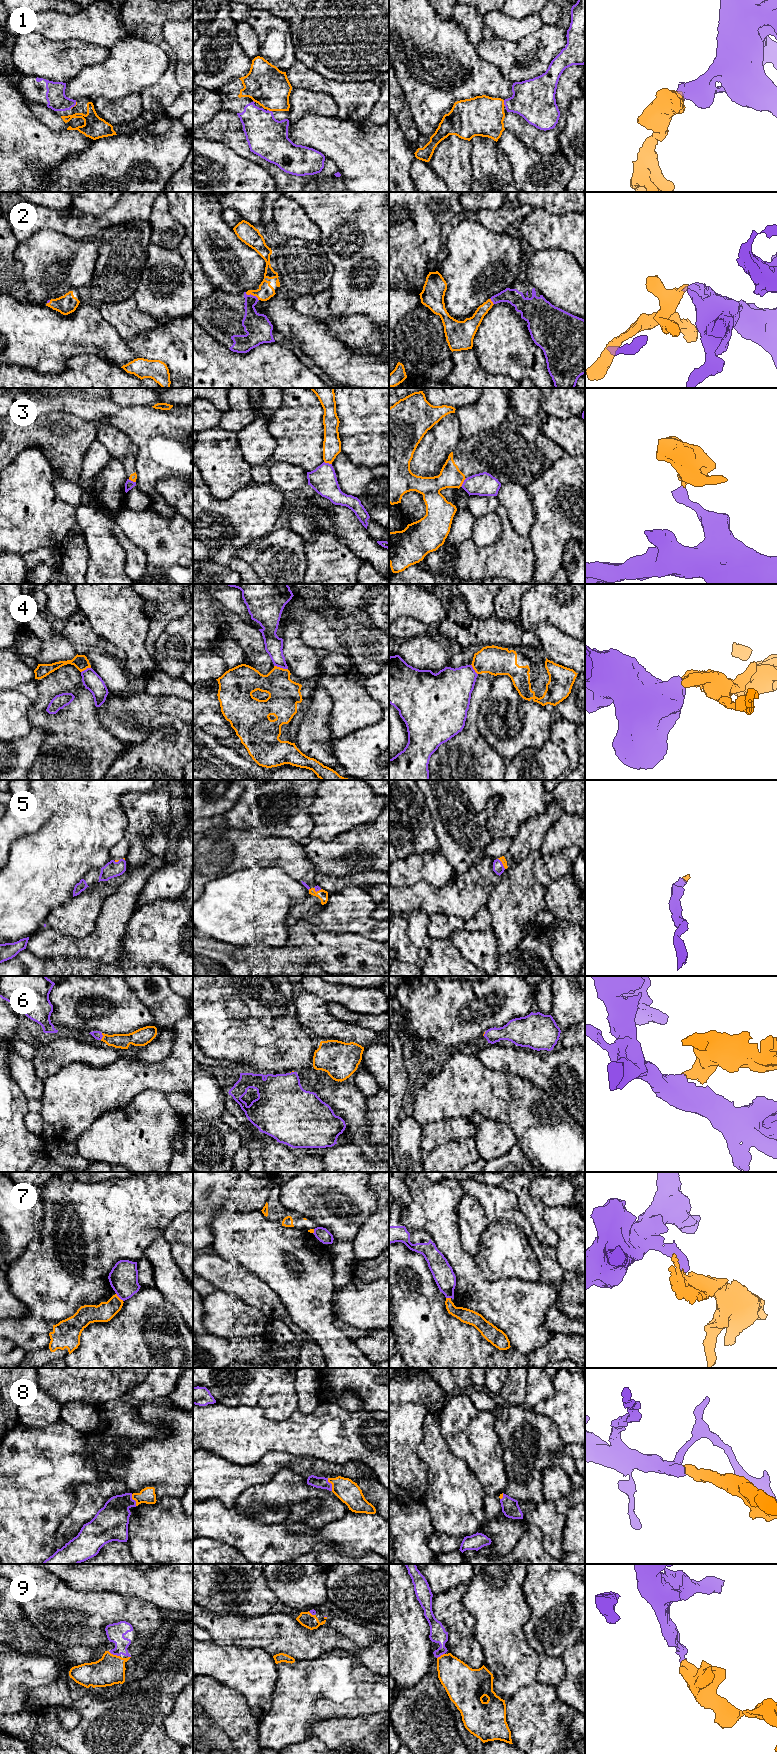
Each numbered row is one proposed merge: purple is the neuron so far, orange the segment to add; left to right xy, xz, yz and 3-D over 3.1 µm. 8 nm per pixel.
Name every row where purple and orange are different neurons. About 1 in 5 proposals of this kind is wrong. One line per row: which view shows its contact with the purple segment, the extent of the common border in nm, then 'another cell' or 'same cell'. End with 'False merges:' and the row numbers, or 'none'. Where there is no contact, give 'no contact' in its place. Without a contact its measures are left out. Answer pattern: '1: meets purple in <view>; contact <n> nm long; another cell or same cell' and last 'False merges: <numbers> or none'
1: meets purple in yz; contact 50 nm long; same cell
2: meets purple in xz; contact 130 nm long; same cell
3: meets purple in yz; contact 90 nm long; another cell
4: meets purple in xz; contact 120 nm long; another cell
5: meets purple in yz; contact 110 nm long; same cell
6: meets purple in xy; contact 60 nm long; same cell
7: meets purple in xy; contact 90 nm long; another cell
8: meets purple in xz; contact 110 nm long; same cell
9: meets purple in xy; contact 100 nm long; same cell
False merges: 3, 4, 7

